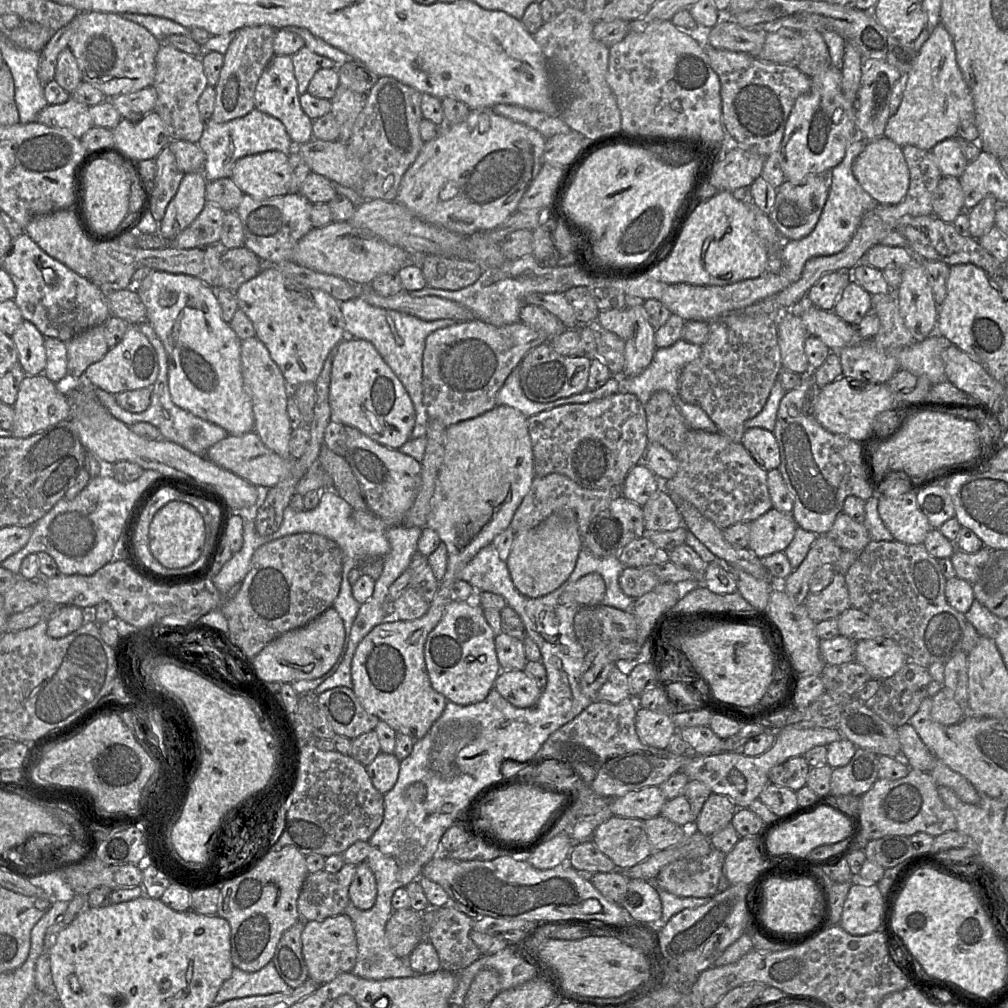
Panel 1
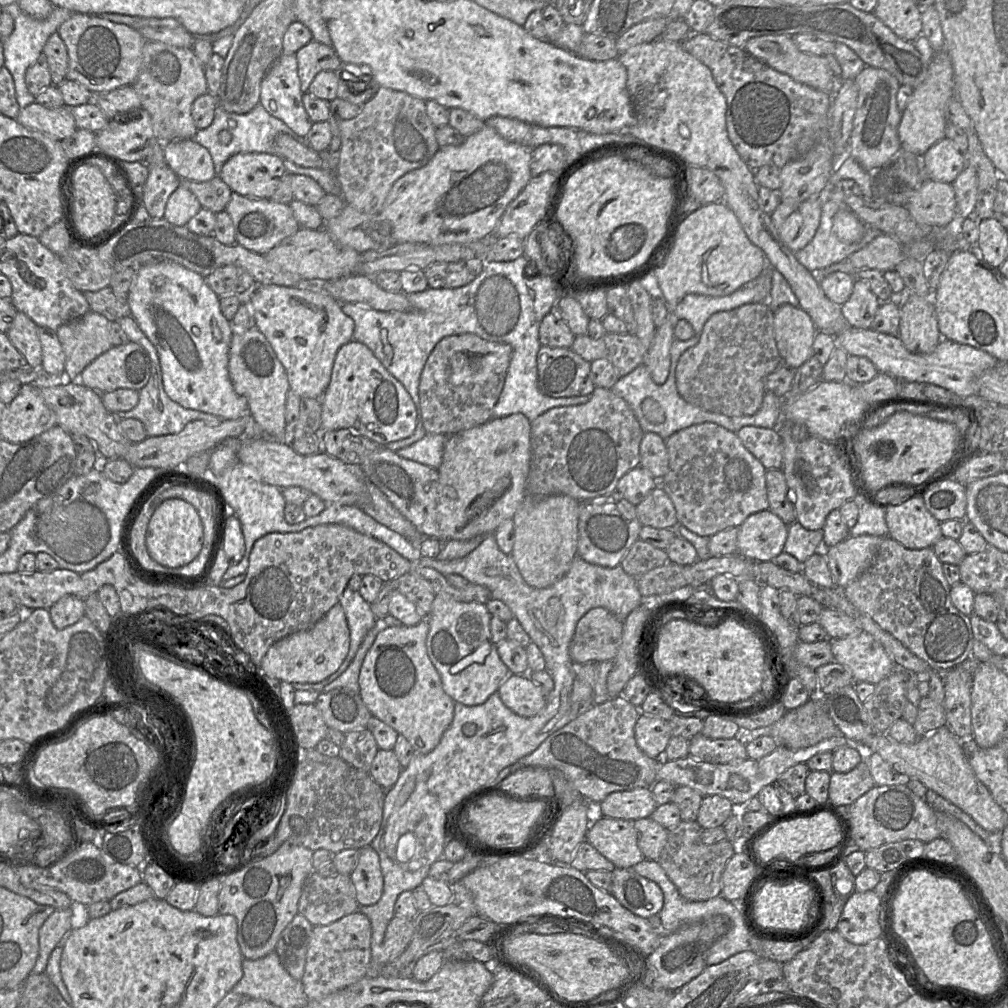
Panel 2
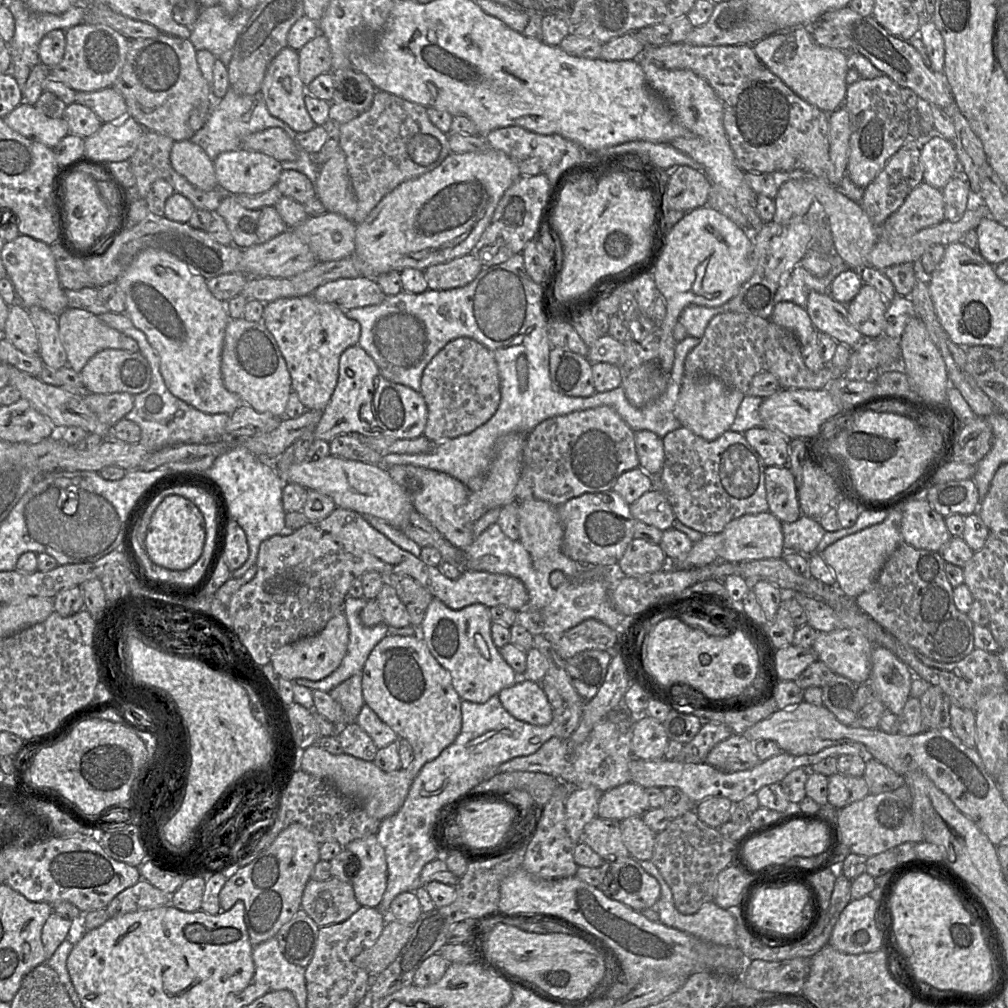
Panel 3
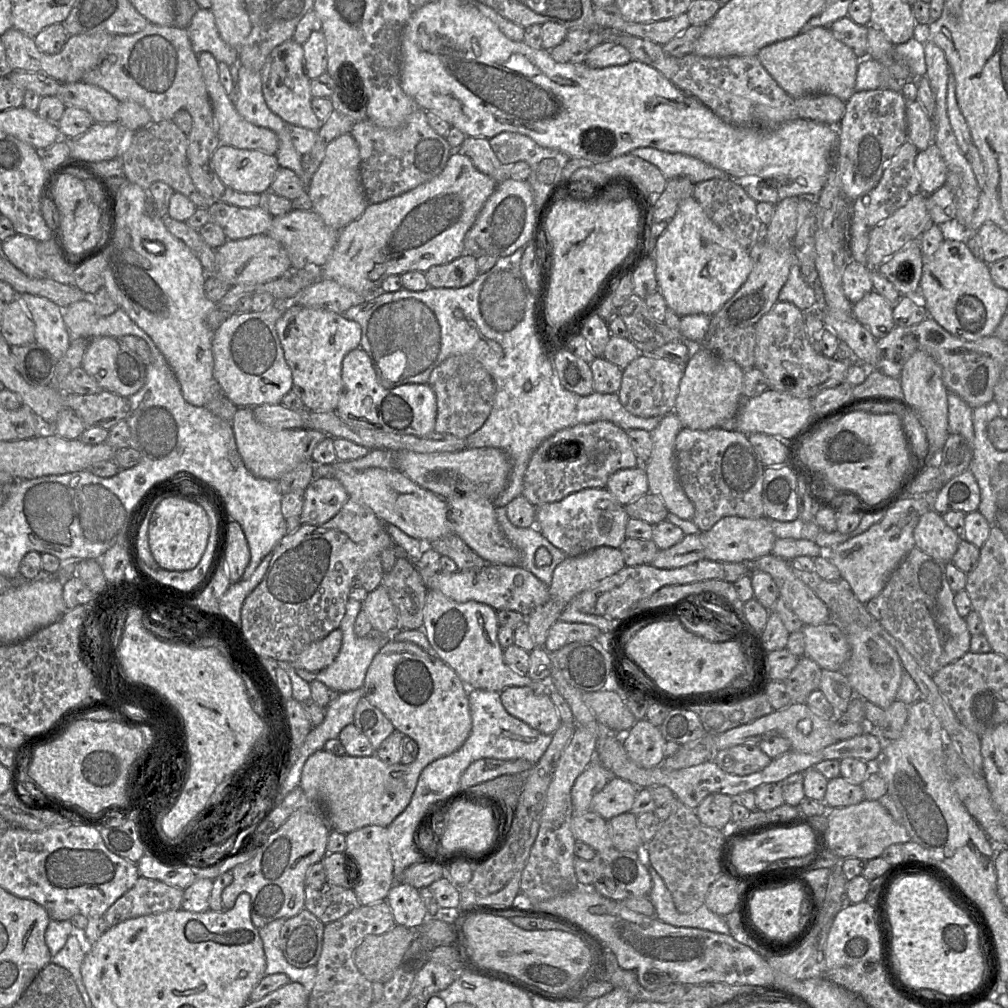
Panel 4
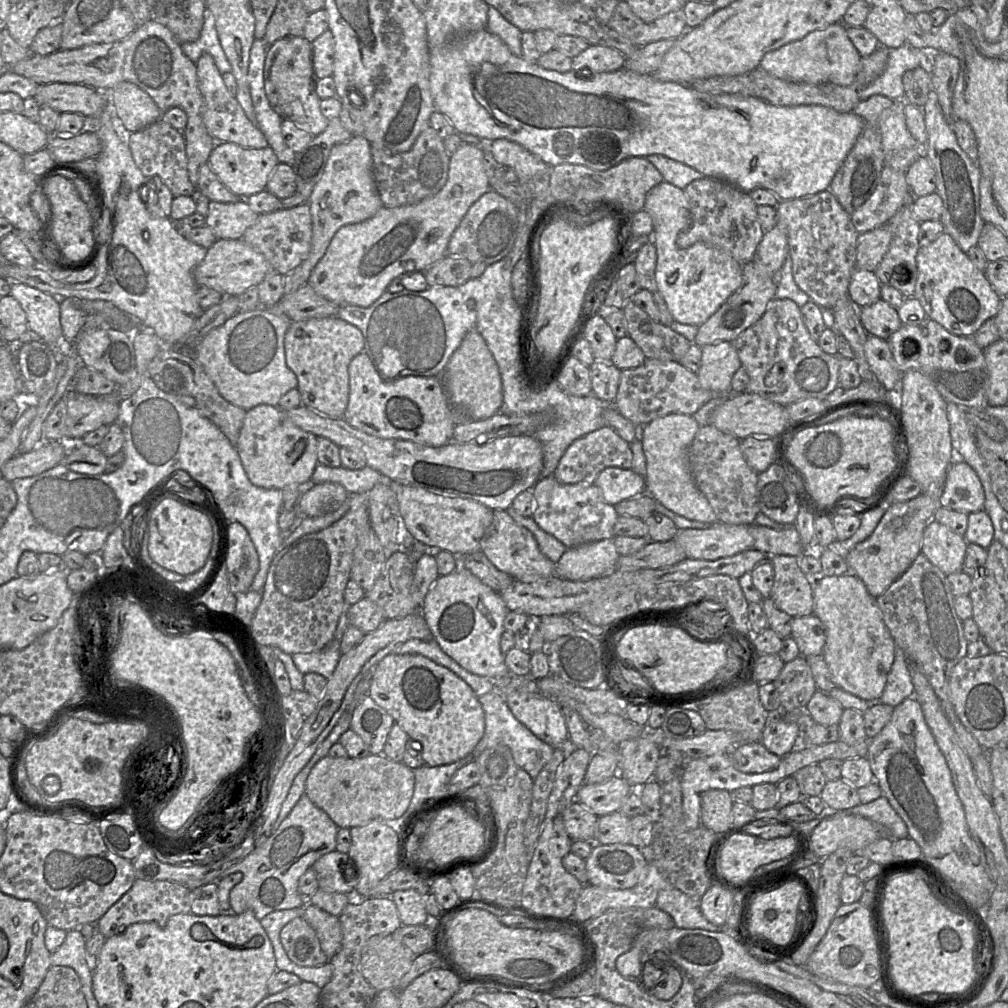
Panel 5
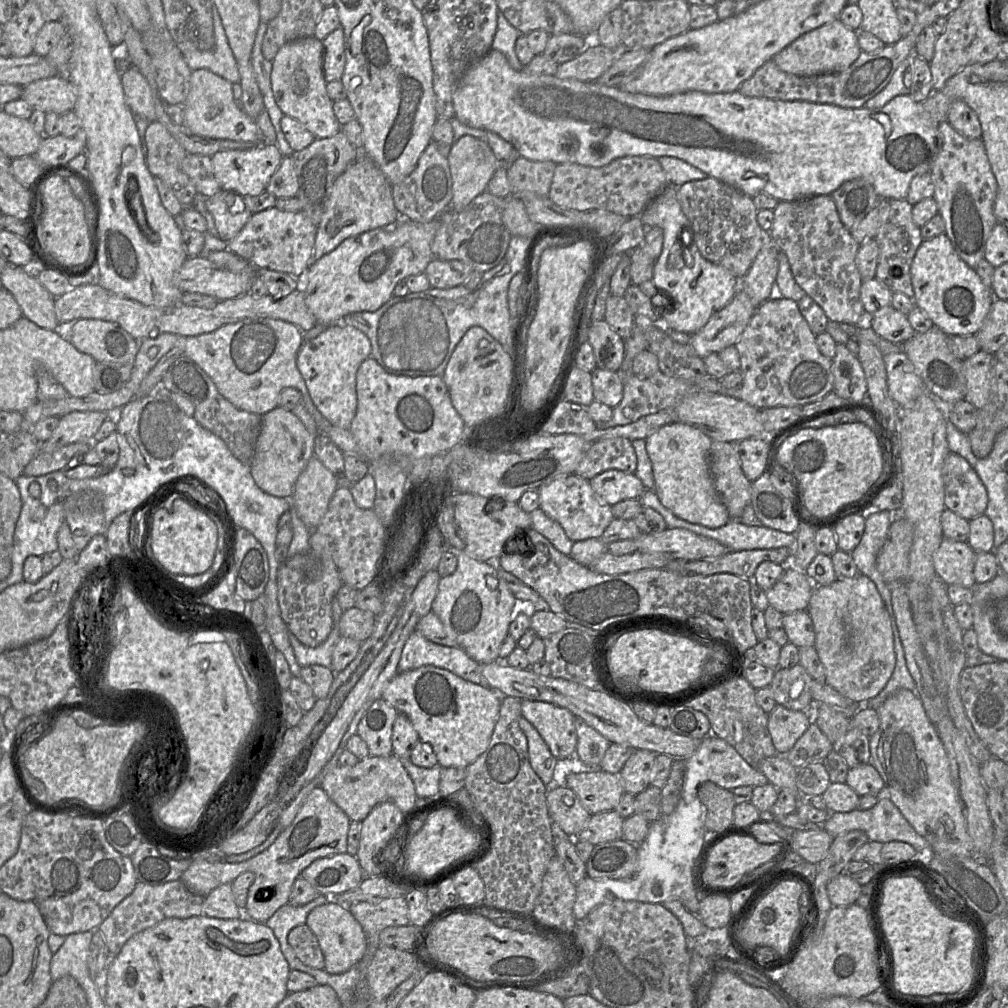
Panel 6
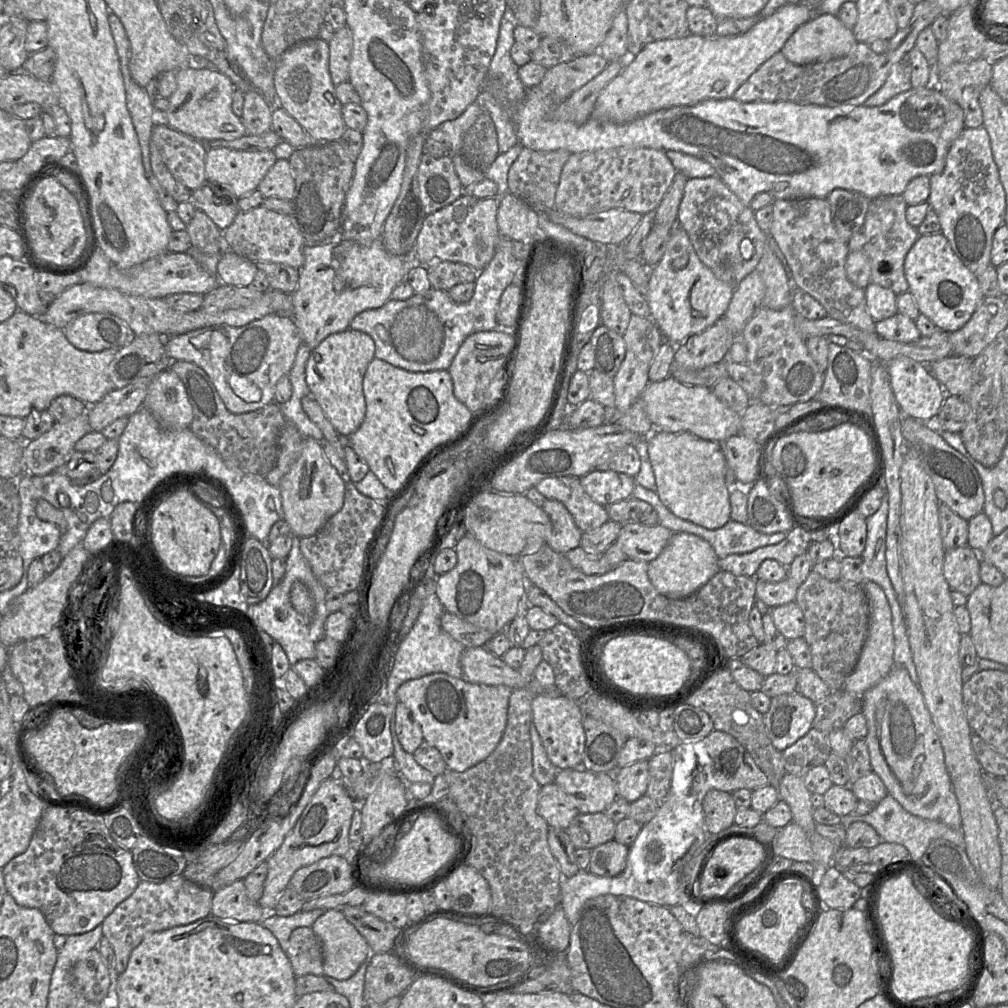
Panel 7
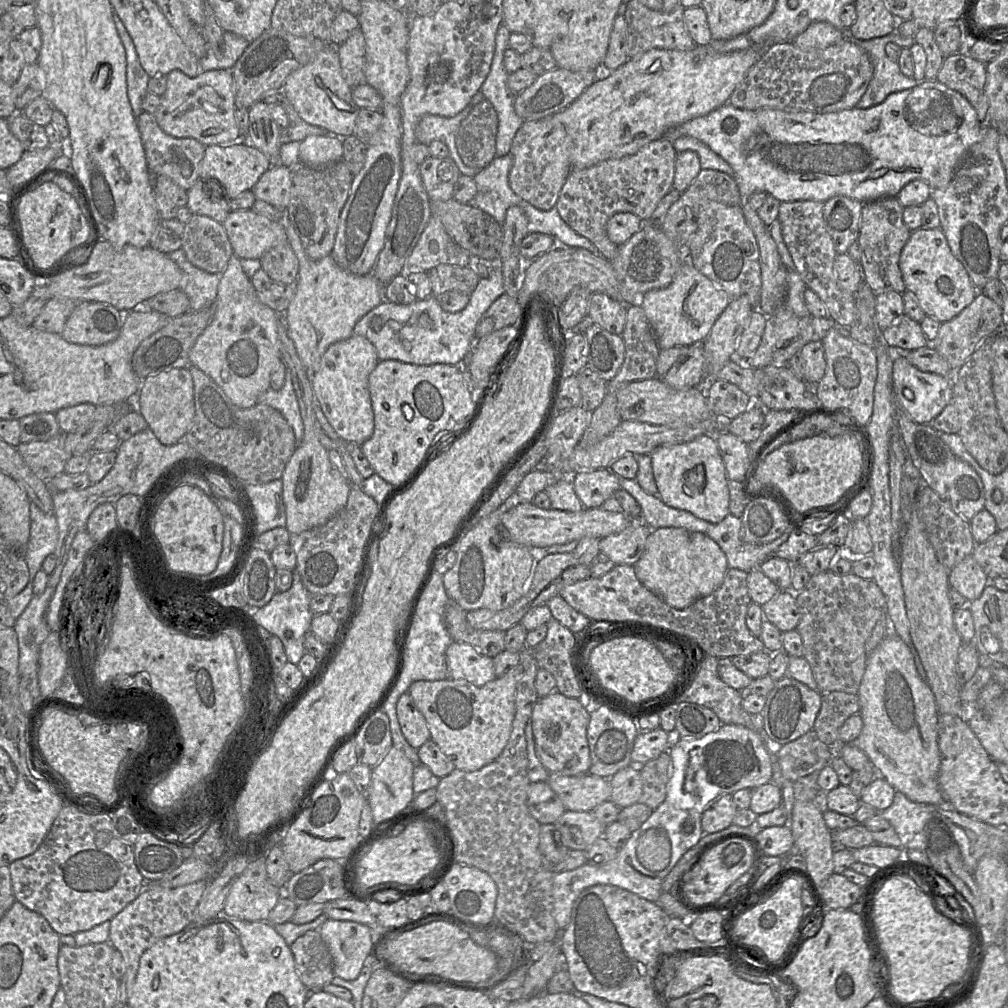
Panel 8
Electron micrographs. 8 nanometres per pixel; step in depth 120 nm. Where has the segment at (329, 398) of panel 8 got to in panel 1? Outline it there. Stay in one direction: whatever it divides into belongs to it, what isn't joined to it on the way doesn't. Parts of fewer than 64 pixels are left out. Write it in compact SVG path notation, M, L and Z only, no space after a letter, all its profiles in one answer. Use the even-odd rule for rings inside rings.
M264 266L252 279L243 283L235 295L238 308L251 320L255 336L266 346L272 360L281 370L290 389L299 384L315 383L322 371L328 355L345 339L345 322L340 310L340 302L327 292L308 287L294 279L287 278L279 269Z

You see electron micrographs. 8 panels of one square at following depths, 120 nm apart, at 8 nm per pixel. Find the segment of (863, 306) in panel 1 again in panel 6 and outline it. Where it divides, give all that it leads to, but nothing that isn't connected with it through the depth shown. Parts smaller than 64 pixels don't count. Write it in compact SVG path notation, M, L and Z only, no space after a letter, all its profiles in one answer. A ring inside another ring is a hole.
M892 305L884 306L871 314L870 326L880 337L896 344L902 344L916 333L907 315Z

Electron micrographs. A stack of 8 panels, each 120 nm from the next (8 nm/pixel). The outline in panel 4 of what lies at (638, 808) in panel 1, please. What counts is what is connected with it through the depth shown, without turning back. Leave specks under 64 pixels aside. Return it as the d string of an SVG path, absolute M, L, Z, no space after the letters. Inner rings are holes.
M612 776L604 788L592 798L590 810L608 821L631 810L638 790L631 782Z

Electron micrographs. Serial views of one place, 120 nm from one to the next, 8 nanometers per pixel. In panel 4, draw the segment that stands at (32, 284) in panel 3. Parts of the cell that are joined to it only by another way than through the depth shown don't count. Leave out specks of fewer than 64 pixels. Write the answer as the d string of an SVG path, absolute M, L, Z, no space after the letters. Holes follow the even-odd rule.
M16 233L2 242L2 249L8 260L29 277L46 277L45 264L37 253L35 239Z

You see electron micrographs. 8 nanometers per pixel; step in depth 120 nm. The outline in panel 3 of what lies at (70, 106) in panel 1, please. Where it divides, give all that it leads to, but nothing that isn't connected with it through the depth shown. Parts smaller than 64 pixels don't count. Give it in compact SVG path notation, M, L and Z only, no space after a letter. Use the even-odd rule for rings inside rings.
M24 100L3 119L17 133L49 148L55 147L69 133L63 118L50 118Z

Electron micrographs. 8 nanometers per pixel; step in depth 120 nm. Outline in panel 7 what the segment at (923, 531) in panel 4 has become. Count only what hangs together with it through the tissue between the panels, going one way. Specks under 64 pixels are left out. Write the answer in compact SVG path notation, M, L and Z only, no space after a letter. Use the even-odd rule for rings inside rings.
M968 546L946 550L943 575L950 589L968 597L982 583L980 563L979 553Z

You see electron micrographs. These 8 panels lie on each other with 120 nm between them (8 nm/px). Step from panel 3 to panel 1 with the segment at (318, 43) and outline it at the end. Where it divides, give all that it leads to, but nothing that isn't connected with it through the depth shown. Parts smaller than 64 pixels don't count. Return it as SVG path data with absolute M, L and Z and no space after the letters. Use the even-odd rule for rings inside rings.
M305 46L291 57L299 95L307 92L309 82L318 70L337 69L338 66L333 60L320 56Z

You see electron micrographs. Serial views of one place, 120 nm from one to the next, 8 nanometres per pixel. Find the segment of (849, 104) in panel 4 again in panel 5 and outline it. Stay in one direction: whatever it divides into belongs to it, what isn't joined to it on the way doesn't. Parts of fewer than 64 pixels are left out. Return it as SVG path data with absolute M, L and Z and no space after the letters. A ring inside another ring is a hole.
M875 94L868 99L860 100L853 112L864 121L864 128L858 136L853 148L836 172L830 191L836 196L841 206L852 214L858 207L864 204L875 191L885 166L885 156L882 145L882 133L879 118L883 110L889 108L894 100Z

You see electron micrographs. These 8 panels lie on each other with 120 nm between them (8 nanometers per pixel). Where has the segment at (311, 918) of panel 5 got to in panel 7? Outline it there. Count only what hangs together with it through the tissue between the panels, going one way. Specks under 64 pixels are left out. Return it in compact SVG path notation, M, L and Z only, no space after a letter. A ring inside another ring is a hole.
M328 909L315 920L311 928L322 946L324 975L337 980L347 980L352 977L365 961L370 948L355 926L346 919L342 911Z

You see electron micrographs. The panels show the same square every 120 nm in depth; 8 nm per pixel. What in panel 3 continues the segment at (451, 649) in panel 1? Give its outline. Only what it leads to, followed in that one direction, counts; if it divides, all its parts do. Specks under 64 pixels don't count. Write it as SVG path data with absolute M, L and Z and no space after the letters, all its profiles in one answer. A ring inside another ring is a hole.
M434 597L418 628L430 653L451 674L452 685L463 700L485 703L518 681L519 676L492 641L491 624L490 610L483 604L476 603L453 610Z

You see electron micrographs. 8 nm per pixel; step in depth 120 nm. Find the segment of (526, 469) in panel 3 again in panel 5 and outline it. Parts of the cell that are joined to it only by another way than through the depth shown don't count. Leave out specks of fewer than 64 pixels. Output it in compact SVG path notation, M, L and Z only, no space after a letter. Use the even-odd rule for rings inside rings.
M605 425L574 440L559 460L553 476L561 484L594 484L599 473L607 467L632 467L630 443Z

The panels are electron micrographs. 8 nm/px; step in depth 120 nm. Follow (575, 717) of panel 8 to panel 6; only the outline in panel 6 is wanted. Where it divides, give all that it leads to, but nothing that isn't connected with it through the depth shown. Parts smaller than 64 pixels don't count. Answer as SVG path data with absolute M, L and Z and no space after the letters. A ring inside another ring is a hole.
M522 700L521 713L536 728L556 759L575 754L576 716L569 710L544 701Z

